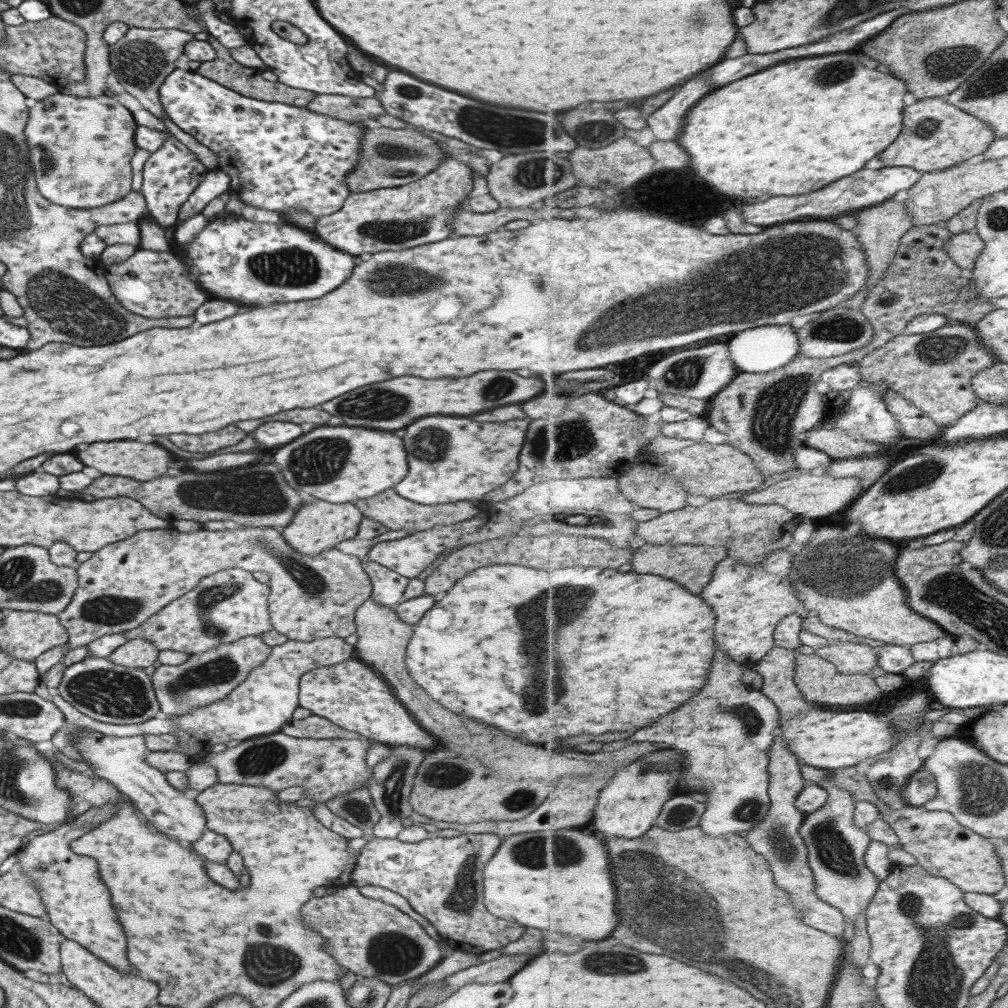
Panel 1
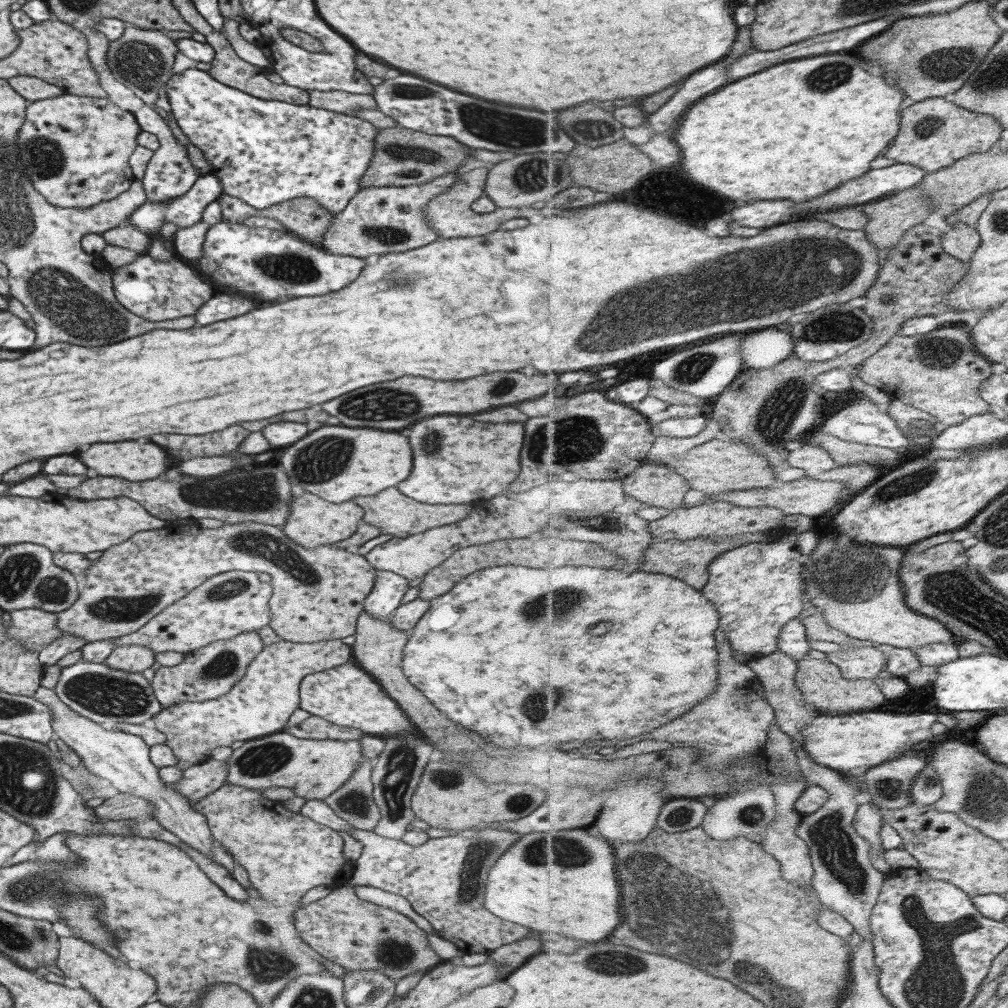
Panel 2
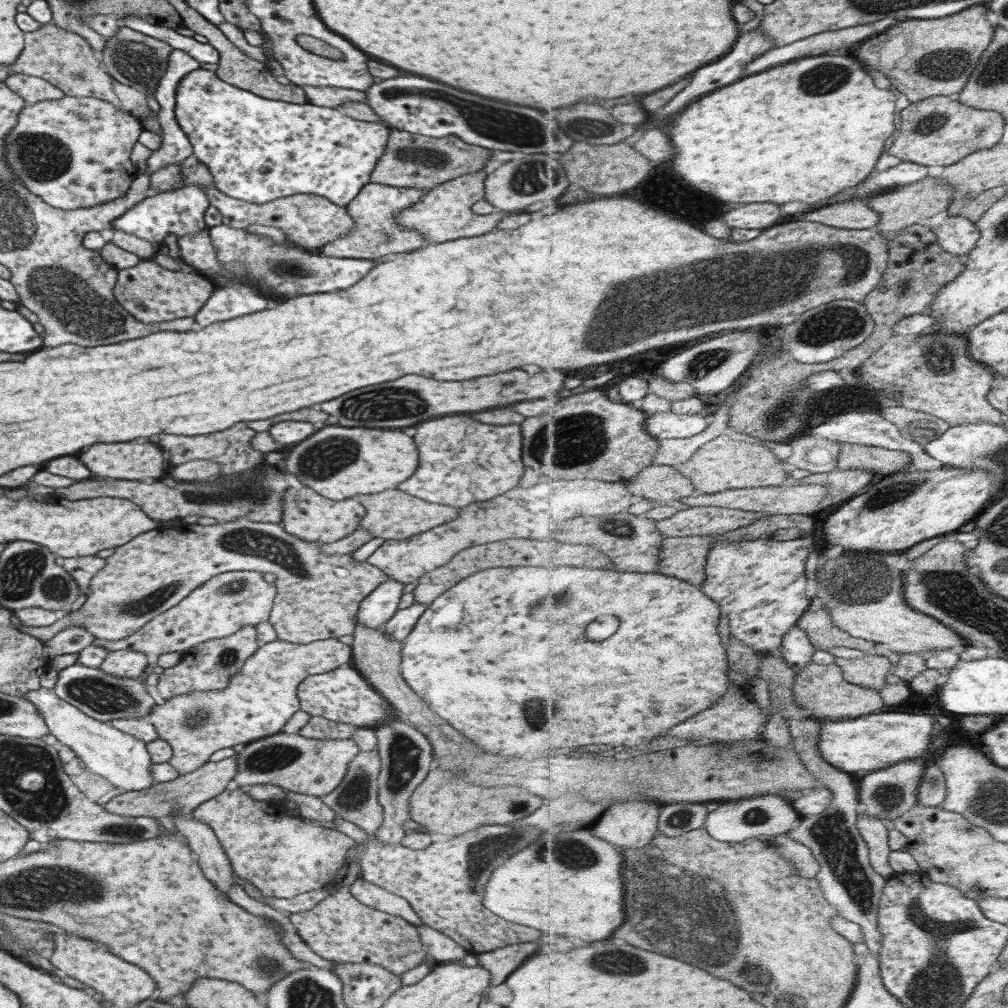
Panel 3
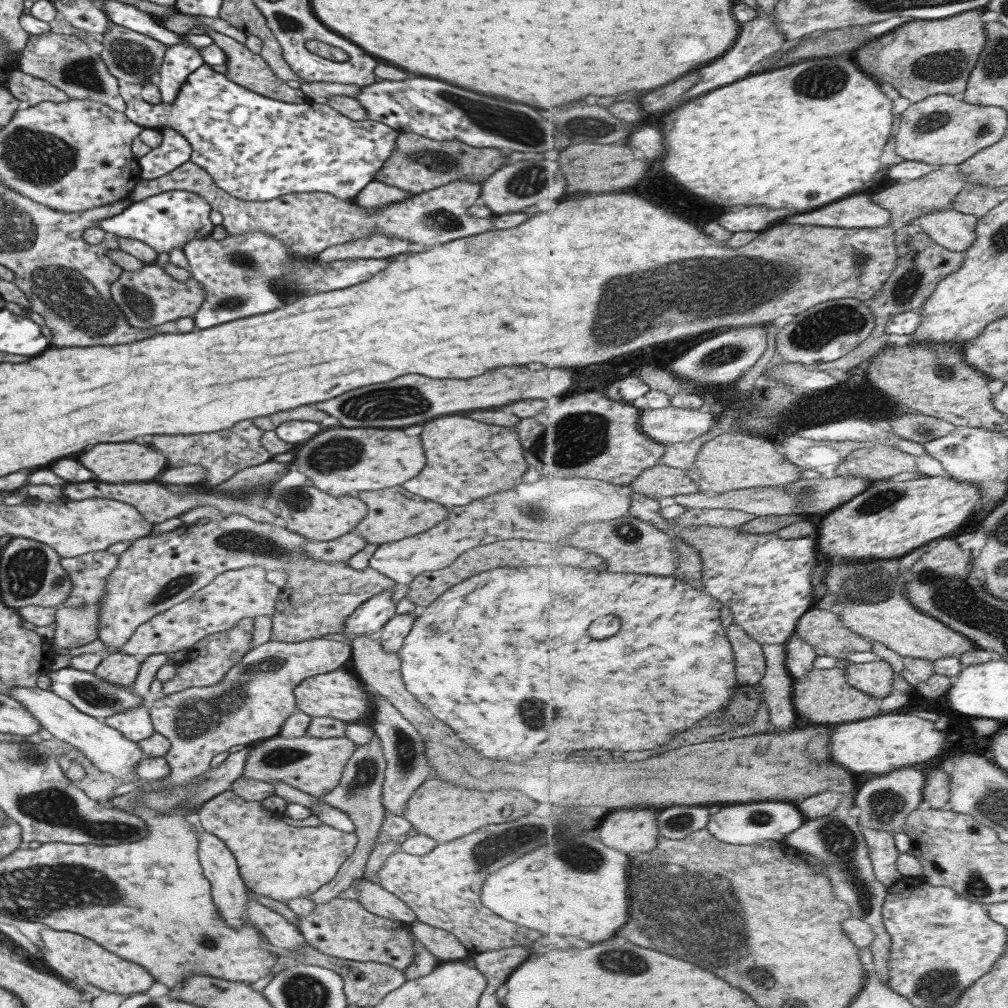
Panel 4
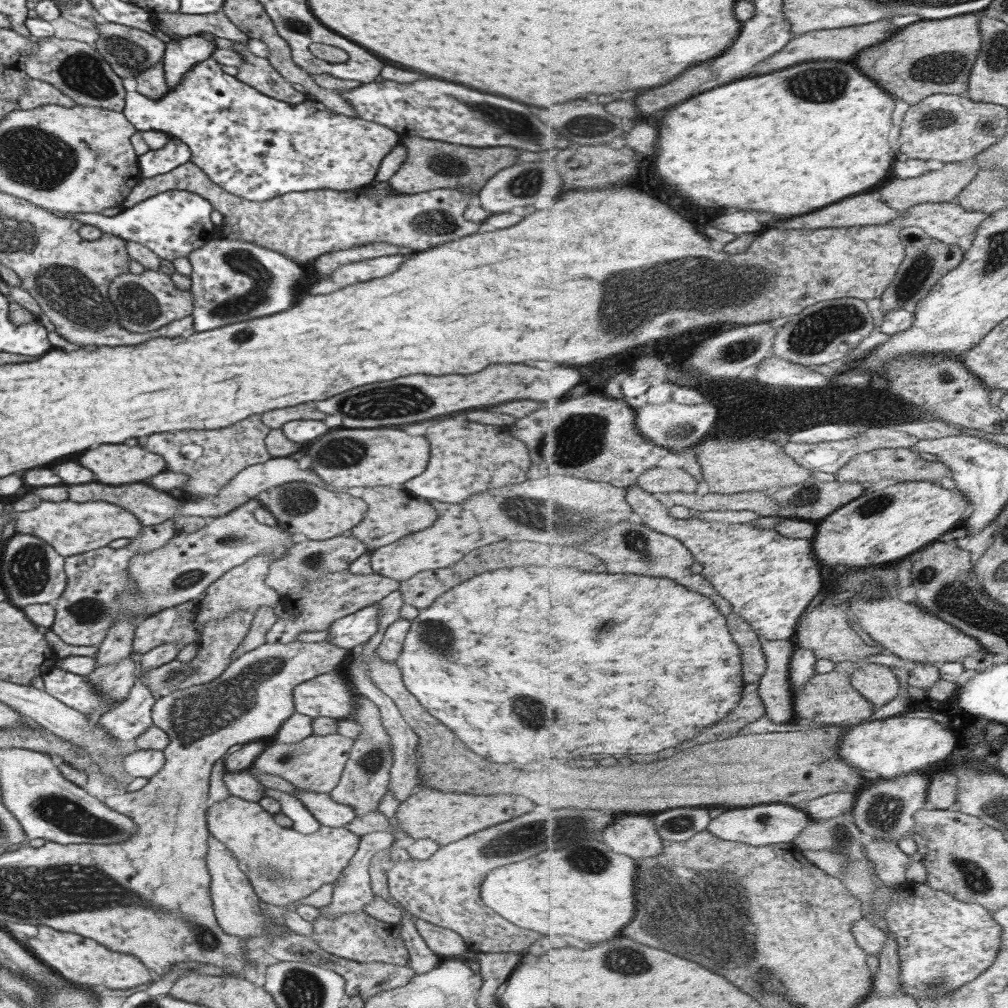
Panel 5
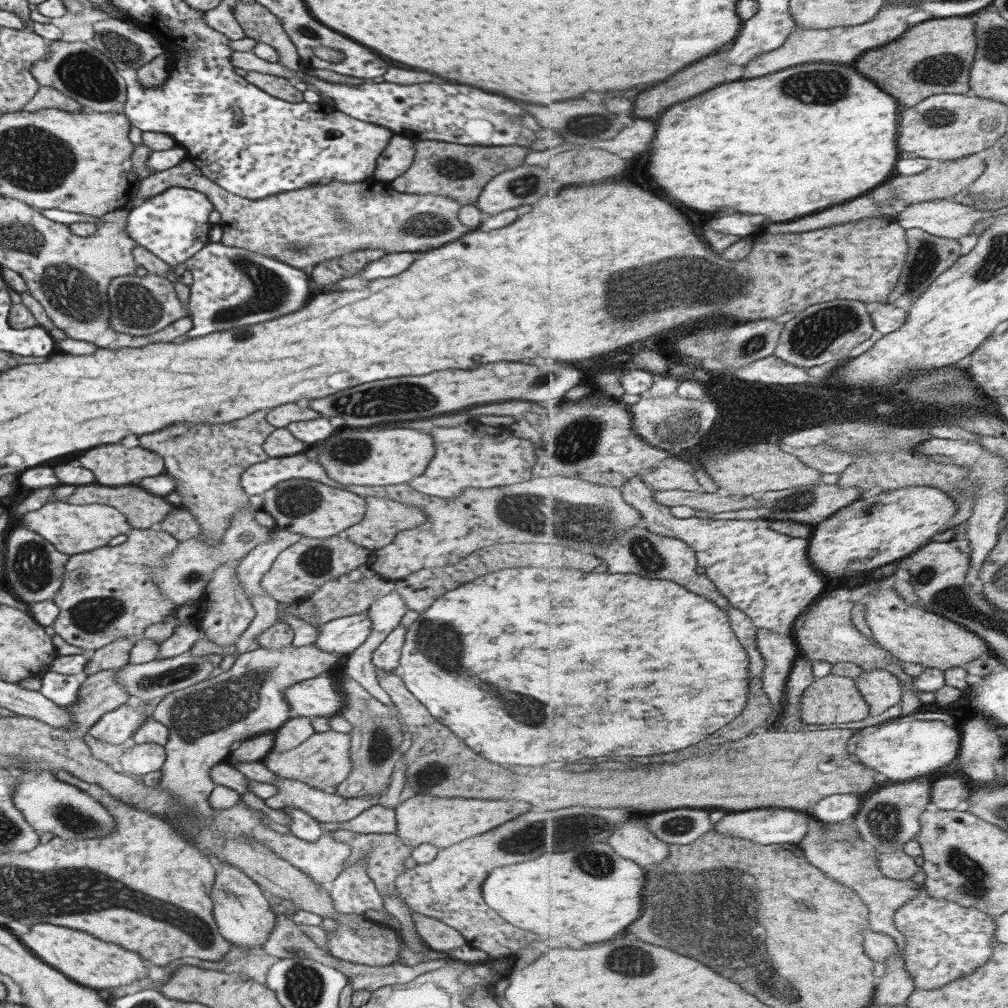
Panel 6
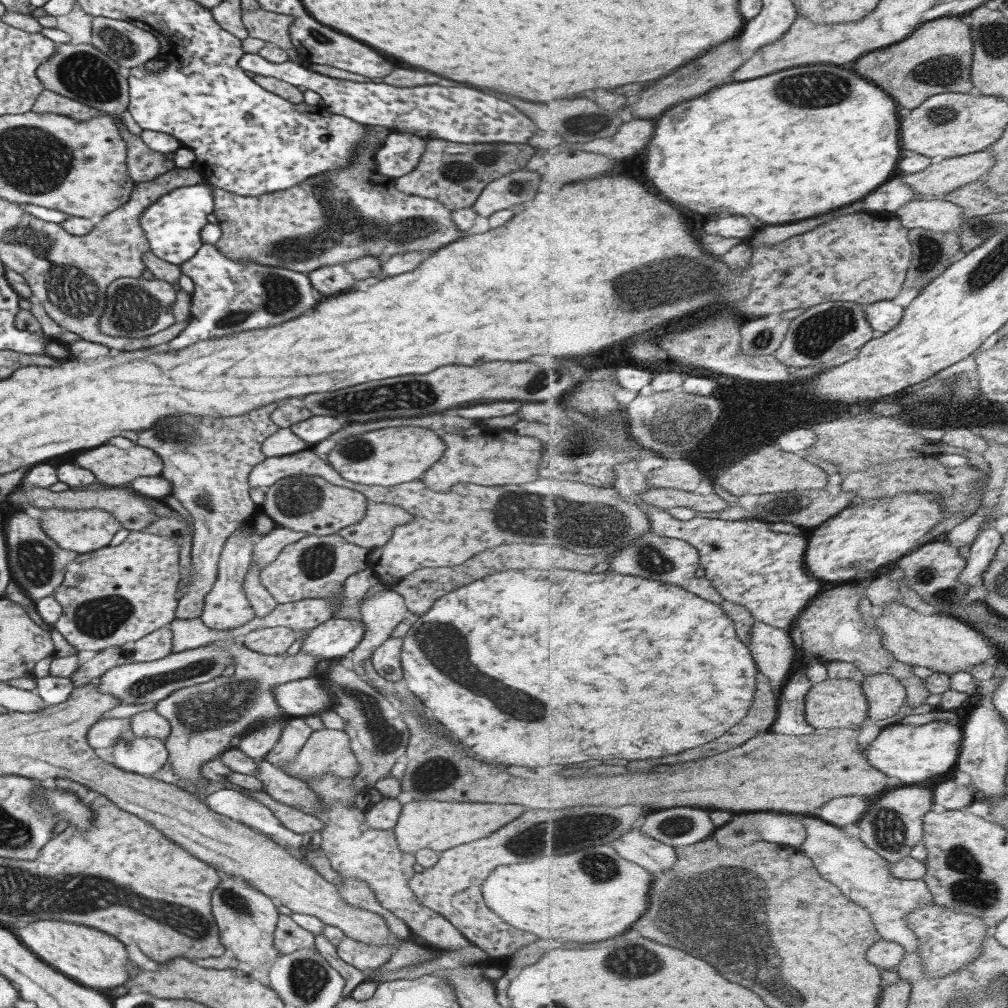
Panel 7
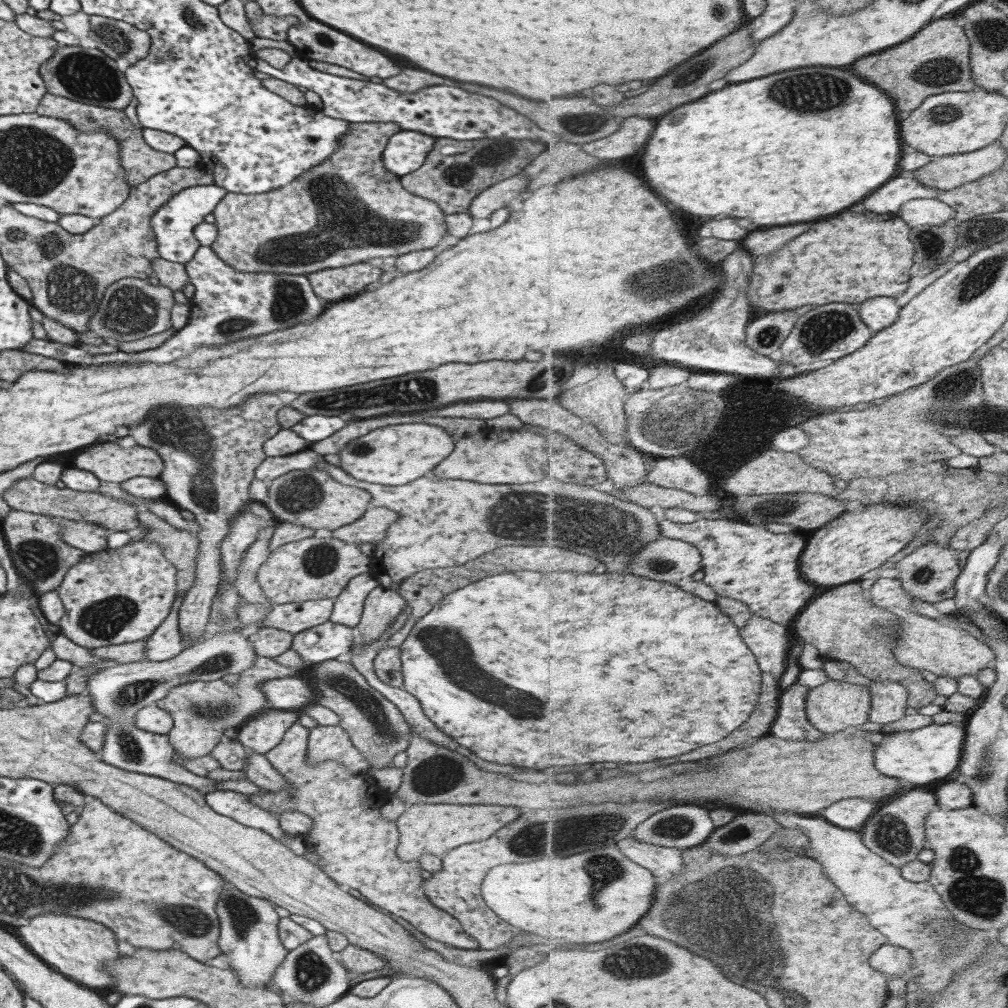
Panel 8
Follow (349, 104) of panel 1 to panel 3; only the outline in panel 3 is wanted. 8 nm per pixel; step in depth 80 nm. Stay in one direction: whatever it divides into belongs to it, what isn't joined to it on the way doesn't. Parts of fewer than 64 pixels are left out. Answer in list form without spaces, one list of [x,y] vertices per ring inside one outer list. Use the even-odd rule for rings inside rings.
[[[303,85],[302,89],[308,103],[315,106],[326,106],[335,109],[343,102],[362,102],[366,104],[364,92],[360,90],[311,85]]]

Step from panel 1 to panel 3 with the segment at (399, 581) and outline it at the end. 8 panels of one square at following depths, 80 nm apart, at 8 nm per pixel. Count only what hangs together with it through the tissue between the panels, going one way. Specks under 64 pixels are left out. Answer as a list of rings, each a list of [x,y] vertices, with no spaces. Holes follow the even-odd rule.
[[[388,578],[373,592],[370,592],[357,605],[355,614],[356,625],[363,625],[369,629],[382,628],[386,620],[395,615],[401,598],[403,584]]]

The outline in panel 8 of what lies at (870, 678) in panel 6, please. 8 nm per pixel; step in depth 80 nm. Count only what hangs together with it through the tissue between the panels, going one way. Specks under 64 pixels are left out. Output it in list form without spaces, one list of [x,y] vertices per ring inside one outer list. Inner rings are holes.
[[[893,681],[871,682],[869,691],[873,701],[871,722],[882,725],[905,718],[910,697],[906,687]]]

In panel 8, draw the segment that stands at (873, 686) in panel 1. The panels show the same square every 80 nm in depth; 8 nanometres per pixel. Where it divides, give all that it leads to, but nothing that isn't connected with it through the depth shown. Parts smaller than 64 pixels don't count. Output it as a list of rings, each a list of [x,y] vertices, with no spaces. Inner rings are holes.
[[[829,680],[827,683],[809,691],[806,698],[806,713],[809,722],[812,722],[815,728],[839,737],[845,732],[853,732],[855,726],[867,724],[870,721],[872,704],[872,692],[869,691],[869,687]]]

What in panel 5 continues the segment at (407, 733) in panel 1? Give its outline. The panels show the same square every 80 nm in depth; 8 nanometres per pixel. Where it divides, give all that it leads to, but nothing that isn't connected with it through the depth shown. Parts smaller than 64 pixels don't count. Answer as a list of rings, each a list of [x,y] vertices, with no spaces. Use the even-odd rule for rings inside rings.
[[[331,671],[301,682],[292,690],[294,712],[312,719],[349,719],[354,711],[355,697],[348,678]]]

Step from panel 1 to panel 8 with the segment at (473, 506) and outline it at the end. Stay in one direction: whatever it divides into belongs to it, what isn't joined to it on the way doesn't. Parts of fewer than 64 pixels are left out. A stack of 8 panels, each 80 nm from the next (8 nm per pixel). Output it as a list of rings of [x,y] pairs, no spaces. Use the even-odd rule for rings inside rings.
[[[370,505],[356,521],[344,524],[330,532],[333,538],[346,543],[375,543],[383,540],[389,523],[399,516],[393,516],[388,508]]]

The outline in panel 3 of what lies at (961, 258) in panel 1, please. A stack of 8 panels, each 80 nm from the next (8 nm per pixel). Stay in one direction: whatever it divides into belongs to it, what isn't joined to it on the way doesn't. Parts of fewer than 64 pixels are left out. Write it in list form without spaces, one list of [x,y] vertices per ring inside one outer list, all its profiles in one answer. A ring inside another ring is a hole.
[[[946,214],[938,224],[936,235],[941,246],[956,255],[967,255],[980,239],[978,228],[971,219]]]

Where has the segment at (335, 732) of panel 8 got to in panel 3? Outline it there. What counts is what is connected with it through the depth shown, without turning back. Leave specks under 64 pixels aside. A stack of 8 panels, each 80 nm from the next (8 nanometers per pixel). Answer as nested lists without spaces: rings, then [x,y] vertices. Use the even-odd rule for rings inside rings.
[[[275,733],[247,743],[235,754],[236,773],[226,788],[272,784],[285,791],[320,797],[329,794],[341,782],[357,752],[358,746],[350,738],[317,740],[297,734]]]

